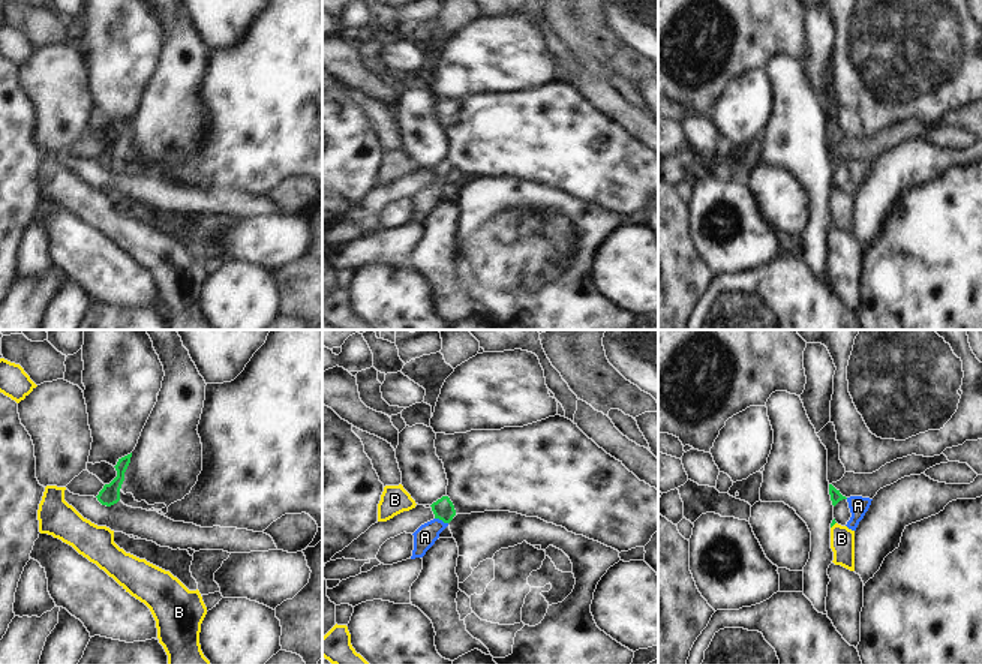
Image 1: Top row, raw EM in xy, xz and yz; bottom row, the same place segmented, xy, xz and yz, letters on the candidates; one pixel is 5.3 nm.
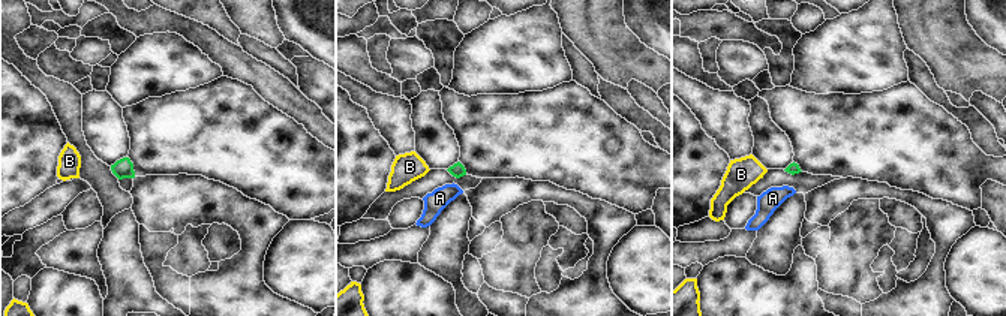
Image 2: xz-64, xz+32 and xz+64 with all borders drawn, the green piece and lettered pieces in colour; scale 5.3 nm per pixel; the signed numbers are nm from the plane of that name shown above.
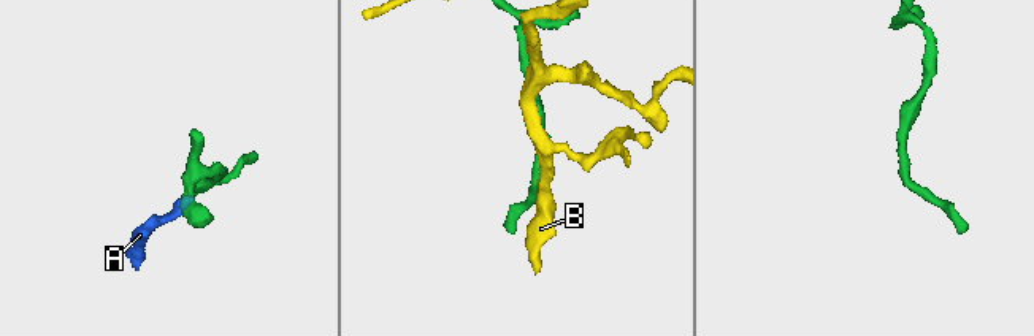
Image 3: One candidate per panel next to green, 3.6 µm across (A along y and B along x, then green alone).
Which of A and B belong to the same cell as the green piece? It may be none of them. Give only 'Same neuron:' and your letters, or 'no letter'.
Same neuron: A.

